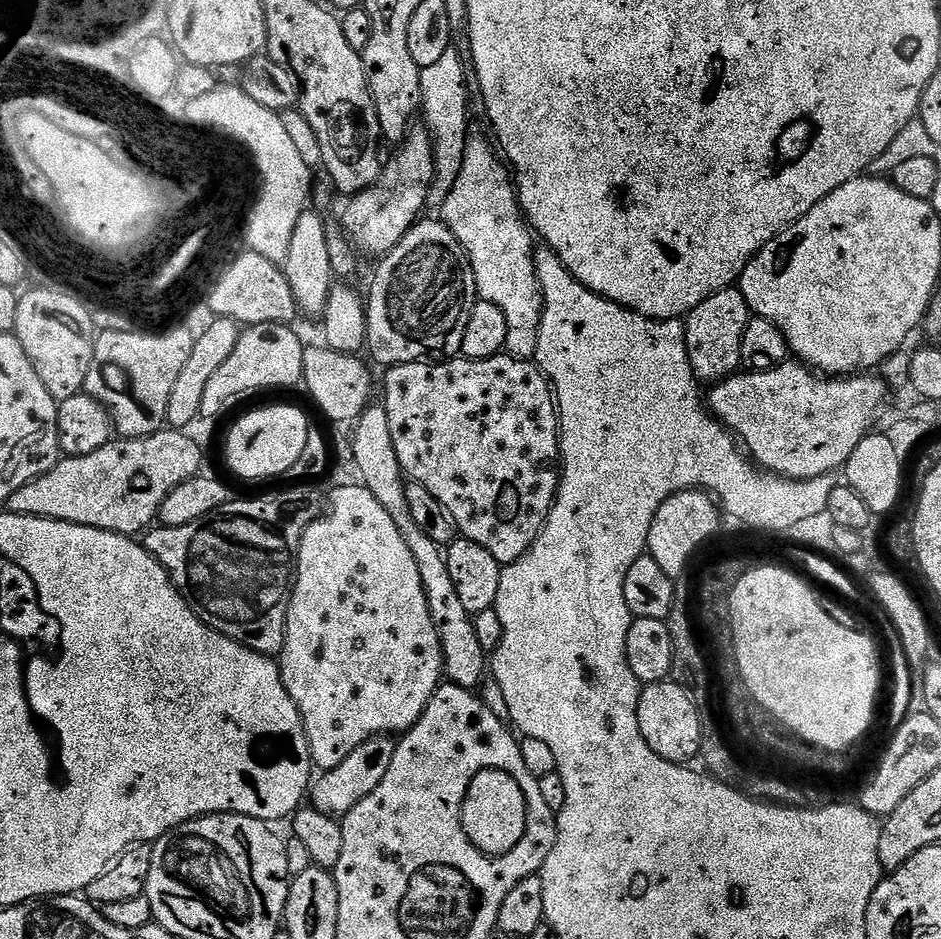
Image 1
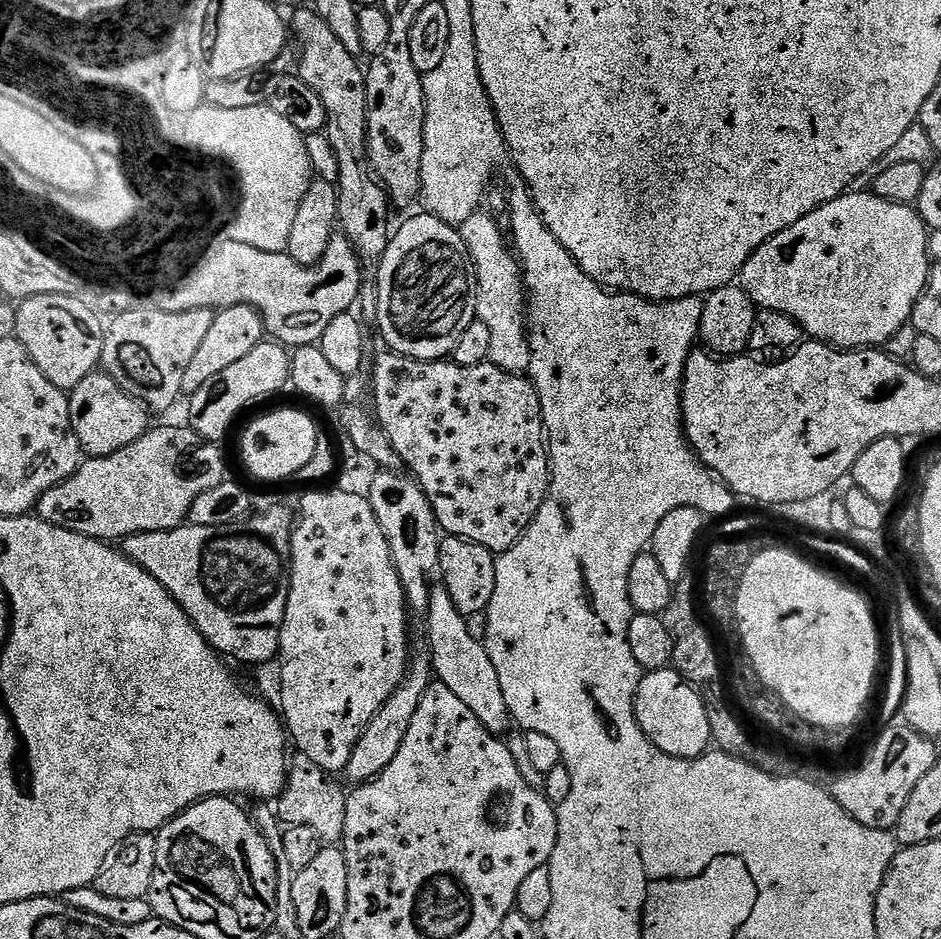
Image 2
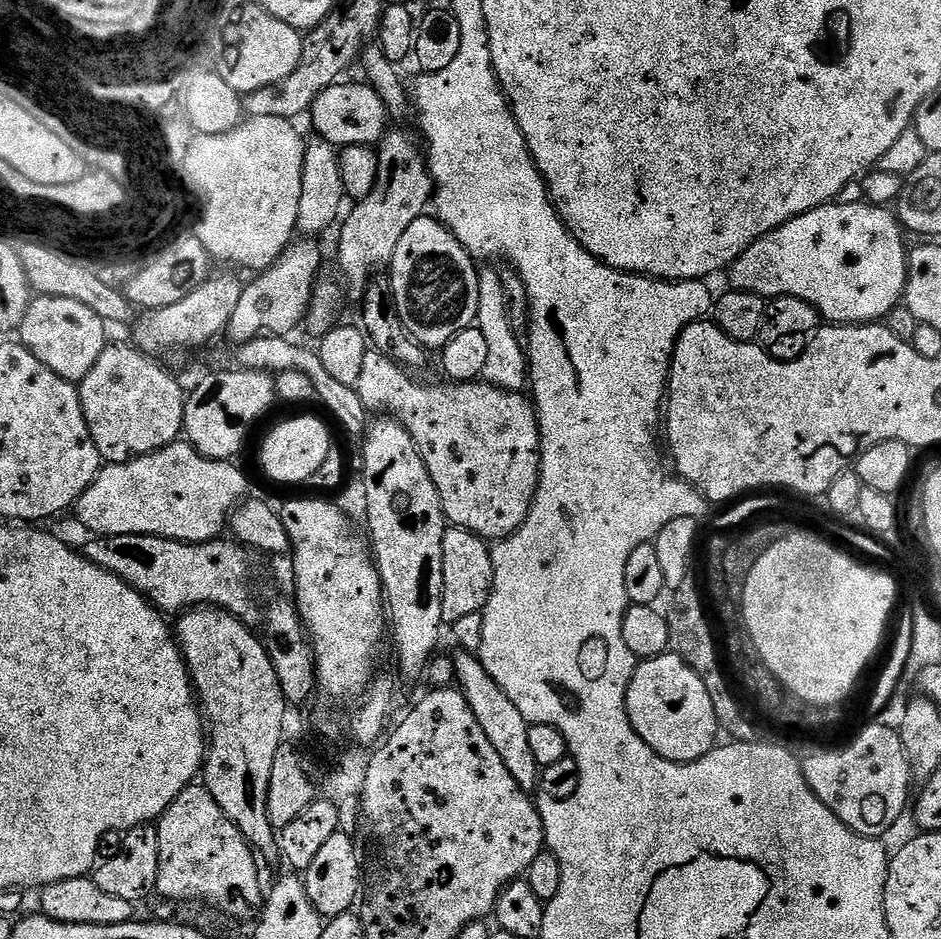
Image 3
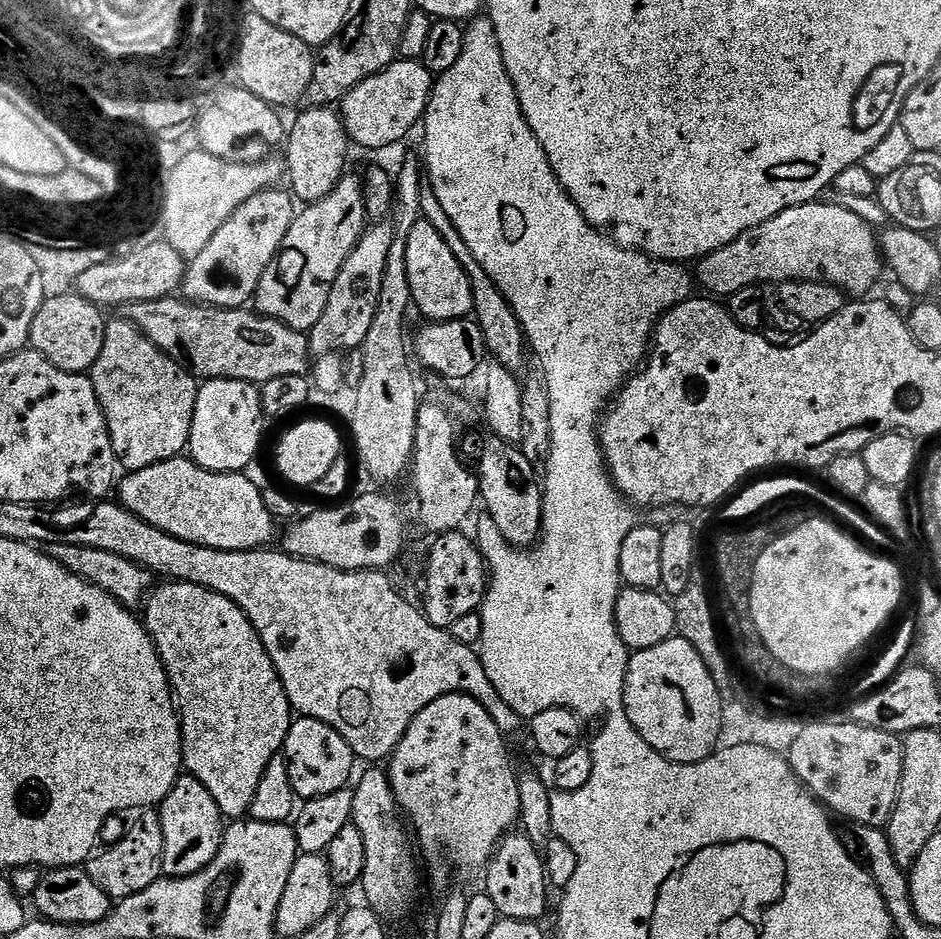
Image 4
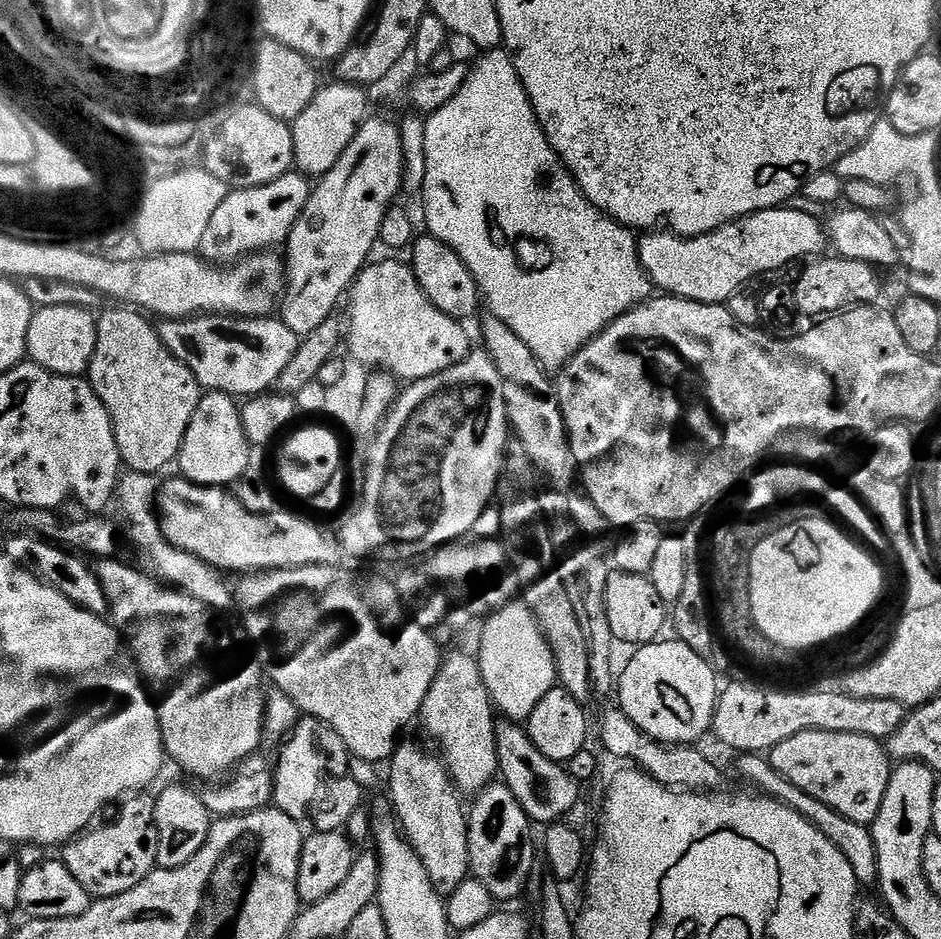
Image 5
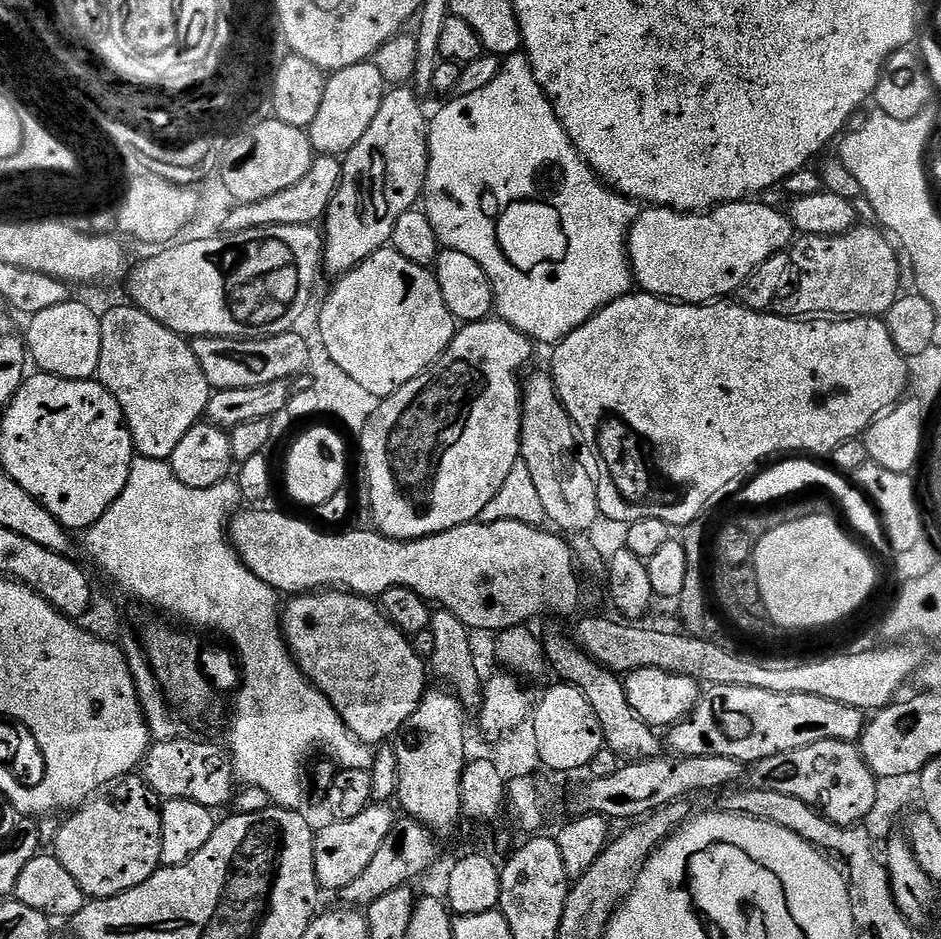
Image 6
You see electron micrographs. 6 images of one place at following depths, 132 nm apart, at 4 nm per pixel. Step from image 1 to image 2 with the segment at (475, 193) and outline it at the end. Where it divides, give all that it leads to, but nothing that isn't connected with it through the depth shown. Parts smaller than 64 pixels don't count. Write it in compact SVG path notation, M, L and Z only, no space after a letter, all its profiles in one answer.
M484 210L475 212L466 223L459 225L458 231L462 242L466 242L468 258L474 269L476 318L486 322L486 327L490 330L490 354L488 355L487 363L498 366L507 372L527 373L530 366L530 342L528 341L528 330L526 327L526 289L522 265L517 253L510 247L510 240L506 235L505 229L503 232L496 225L495 218L487 216Z

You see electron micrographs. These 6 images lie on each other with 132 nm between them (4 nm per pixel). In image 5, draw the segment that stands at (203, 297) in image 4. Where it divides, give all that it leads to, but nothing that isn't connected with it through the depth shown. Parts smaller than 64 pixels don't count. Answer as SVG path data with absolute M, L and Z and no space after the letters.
M299 170L282 174L282 178L262 186L231 189L222 198L222 206L210 214L210 226L206 226L206 234L202 234L199 255L209 262L227 266L239 257L275 249L275 244L283 245L298 222L312 189L309 177Z

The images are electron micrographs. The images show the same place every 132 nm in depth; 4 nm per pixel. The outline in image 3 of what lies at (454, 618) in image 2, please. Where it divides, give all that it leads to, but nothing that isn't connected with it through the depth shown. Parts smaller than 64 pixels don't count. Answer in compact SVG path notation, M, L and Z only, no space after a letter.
M459 651L456 656L452 660L456 672L455 681L459 691L466 698L470 710L473 710L478 726L482 727L486 738L489 739L491 746L505 763L506 770L509 770L511 777L518 782L520 788L529 794L533 793L539 785L540 767L534 760L534 754L531 753L529 724L525 722L514 702L506 698L501 687L490 678L490 674L481 665L477 655Z

